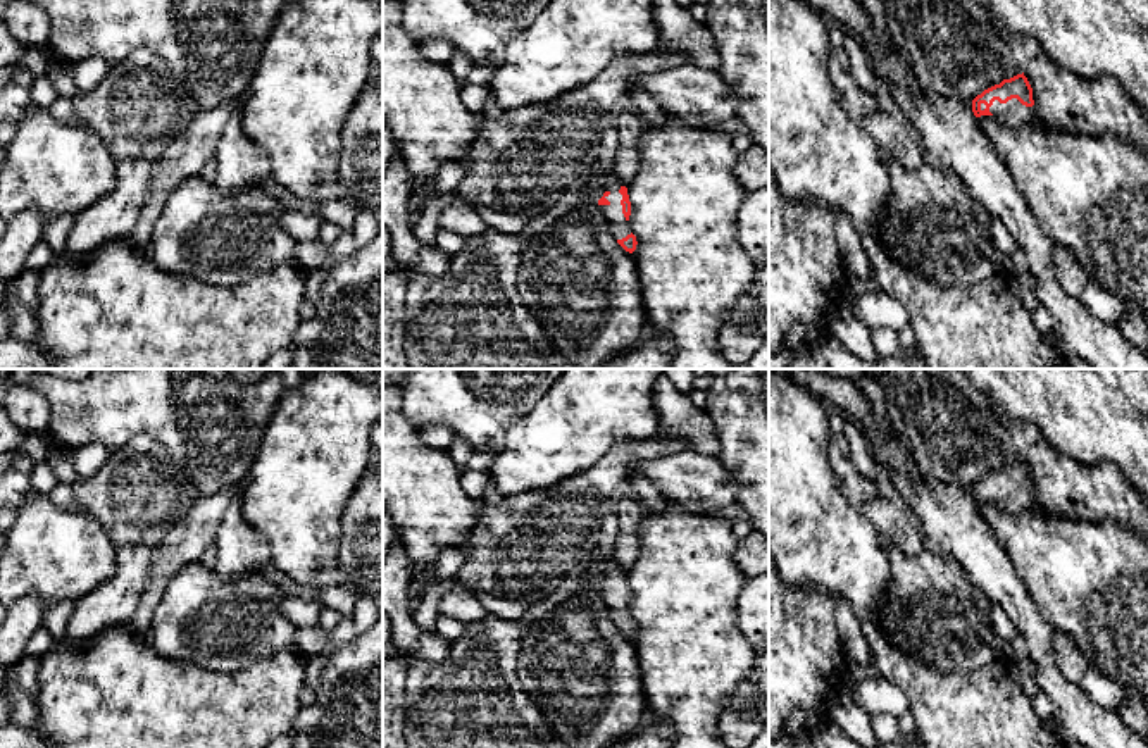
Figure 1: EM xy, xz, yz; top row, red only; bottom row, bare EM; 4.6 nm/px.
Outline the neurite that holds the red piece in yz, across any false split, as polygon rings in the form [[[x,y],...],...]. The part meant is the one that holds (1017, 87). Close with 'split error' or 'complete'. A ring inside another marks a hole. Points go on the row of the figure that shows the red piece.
[[[1022,72],[977,95],[972,100],[972,112],[976,117],[998,115],[1017,128],[1033,117],[1033,105],[1033,88]]]; split error

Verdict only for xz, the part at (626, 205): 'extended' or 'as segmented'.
extended

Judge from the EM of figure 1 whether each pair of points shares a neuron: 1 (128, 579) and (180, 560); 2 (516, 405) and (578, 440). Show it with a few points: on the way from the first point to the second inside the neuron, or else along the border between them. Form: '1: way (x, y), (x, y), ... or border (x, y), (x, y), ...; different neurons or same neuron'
1: border (154, 548), (152, 564); different neurons
2: border (550, 386), (509, 426); different neurons

